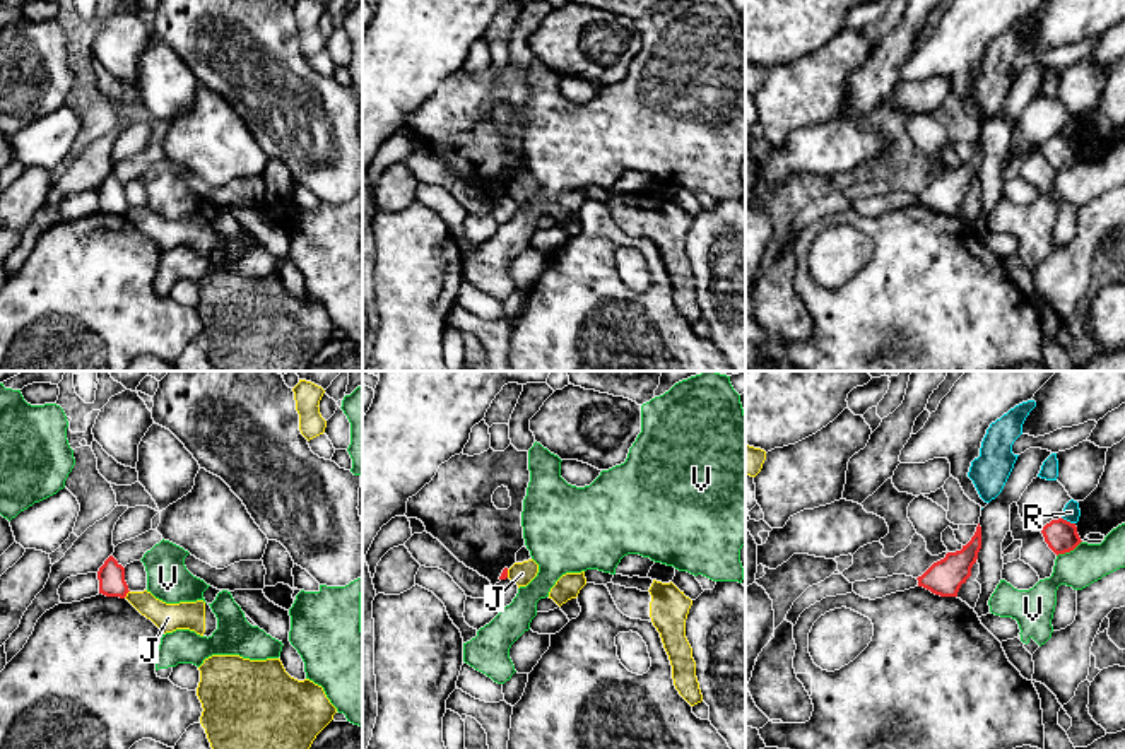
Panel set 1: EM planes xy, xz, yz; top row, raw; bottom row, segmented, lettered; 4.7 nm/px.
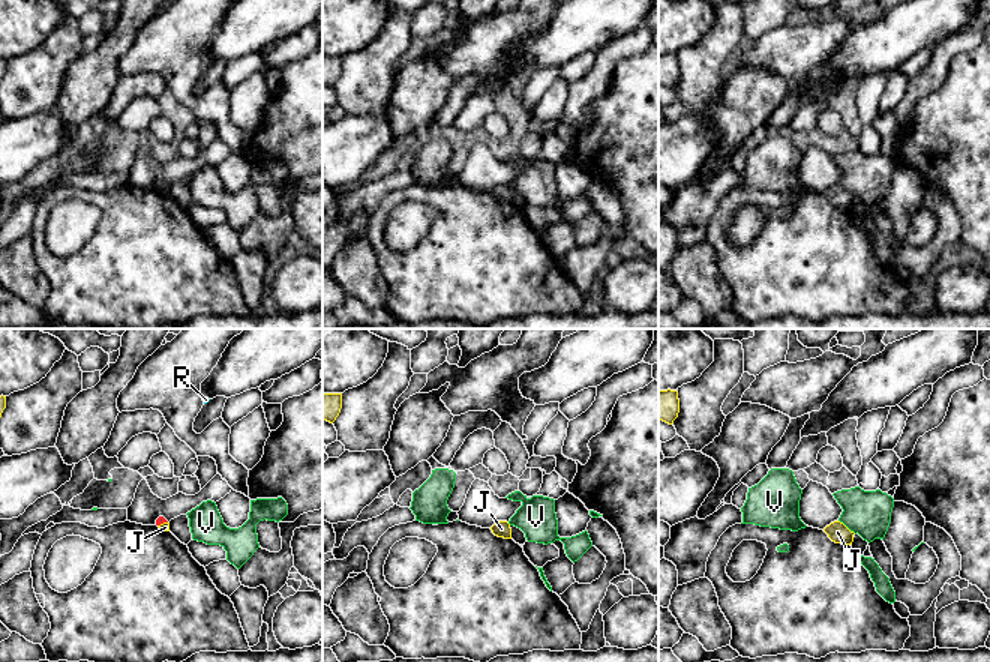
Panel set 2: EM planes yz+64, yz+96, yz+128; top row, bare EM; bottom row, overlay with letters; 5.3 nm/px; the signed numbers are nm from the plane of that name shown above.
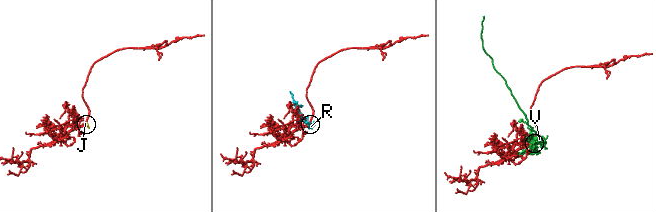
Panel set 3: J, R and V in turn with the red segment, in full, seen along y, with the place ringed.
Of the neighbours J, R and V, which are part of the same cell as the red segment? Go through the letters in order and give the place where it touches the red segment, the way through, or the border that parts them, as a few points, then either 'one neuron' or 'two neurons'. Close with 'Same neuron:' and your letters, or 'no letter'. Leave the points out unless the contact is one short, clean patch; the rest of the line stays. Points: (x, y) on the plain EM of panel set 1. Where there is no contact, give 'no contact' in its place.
J: meets red in xy at (127, 209); border along xy (129, 207), (123, 214); two neurons
R: meets red in yz at (1069, 139); two neurons
V: meets red in yz at (1069, 168); two neurons
Same neuron: no letter

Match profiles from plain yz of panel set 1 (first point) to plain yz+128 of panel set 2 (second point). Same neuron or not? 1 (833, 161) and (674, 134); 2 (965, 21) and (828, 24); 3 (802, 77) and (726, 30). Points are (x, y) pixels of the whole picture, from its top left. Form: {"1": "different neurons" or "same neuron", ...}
{"1": "same neuron", "2": "same neuron", "3": "same neuron"}

